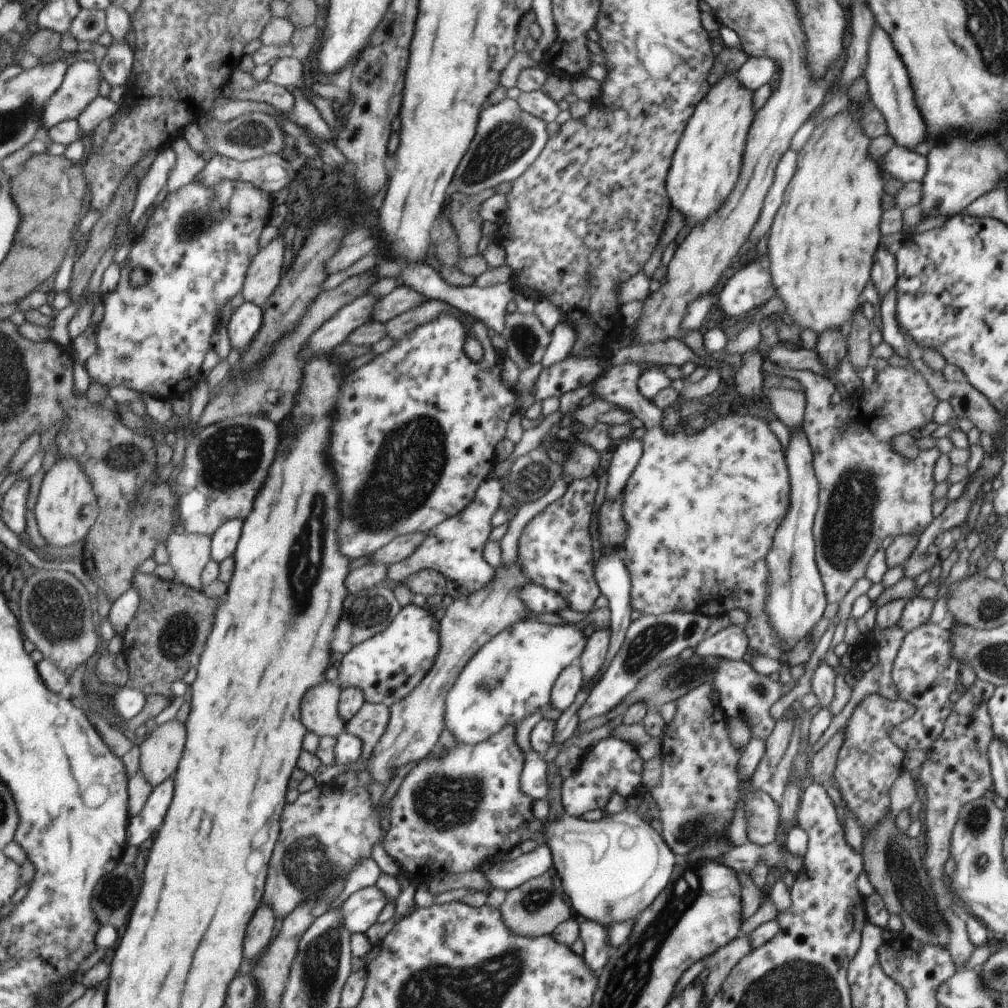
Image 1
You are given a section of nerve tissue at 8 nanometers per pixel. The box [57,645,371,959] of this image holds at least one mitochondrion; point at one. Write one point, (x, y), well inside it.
(301, 864)

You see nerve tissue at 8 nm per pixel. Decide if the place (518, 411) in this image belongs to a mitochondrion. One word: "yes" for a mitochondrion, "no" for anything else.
no

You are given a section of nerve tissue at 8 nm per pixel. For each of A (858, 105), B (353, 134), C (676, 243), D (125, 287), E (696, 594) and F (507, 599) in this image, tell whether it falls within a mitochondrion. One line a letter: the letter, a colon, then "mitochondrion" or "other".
A: other
B: other
C: other
D: other
E: other
F: other

